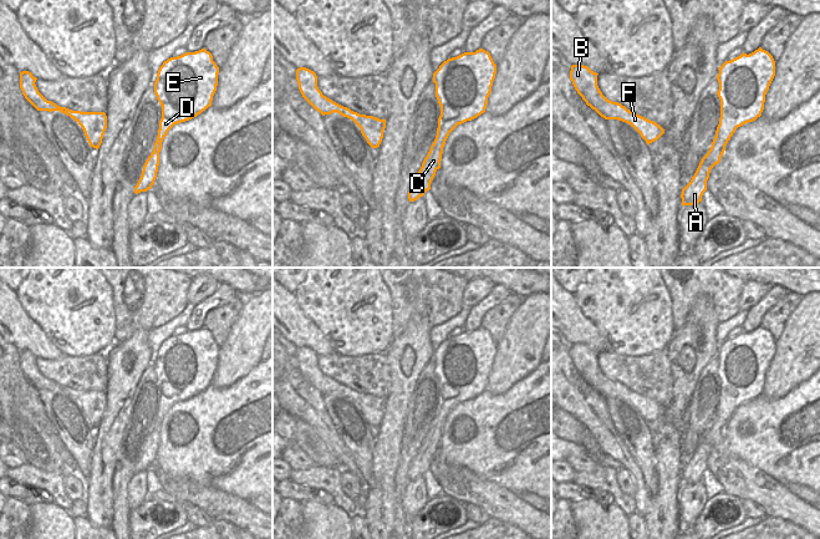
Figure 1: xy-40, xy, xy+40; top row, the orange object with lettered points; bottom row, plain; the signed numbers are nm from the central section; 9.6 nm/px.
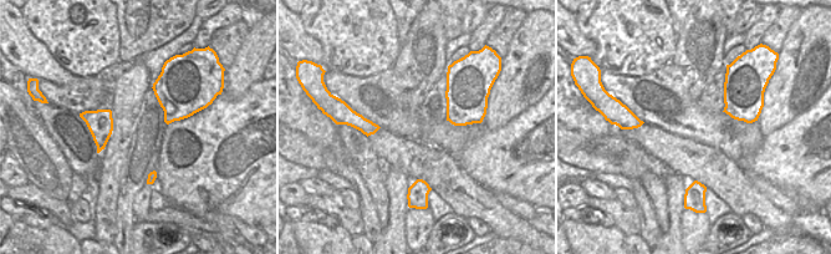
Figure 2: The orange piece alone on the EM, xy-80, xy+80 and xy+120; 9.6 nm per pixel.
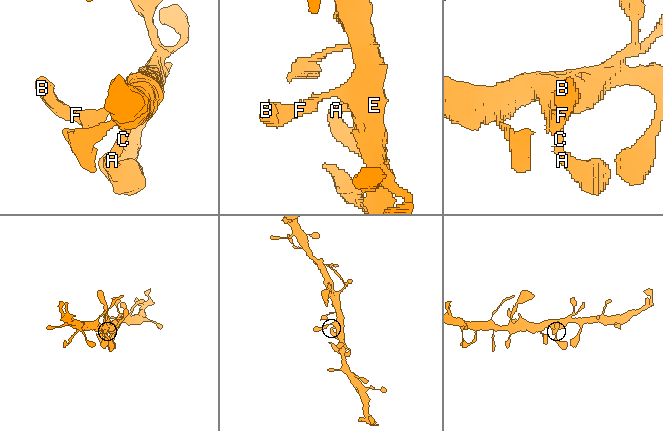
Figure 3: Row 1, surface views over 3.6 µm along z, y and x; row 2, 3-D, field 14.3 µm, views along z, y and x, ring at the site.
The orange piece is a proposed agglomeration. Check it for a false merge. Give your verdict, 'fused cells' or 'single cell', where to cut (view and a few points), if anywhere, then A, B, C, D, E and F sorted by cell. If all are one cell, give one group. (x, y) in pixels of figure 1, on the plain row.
single cell; no cut; A B C D E F

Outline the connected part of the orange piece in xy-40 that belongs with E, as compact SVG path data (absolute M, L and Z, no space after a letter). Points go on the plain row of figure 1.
M205 327L185 331L163 341L154 361L154 372L162 385L162 397L153 431L146 439L134 472L147 471L154 463L162 421L168 410L189 400L212 385L218 365L219 346Z

